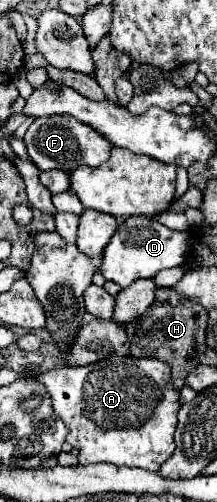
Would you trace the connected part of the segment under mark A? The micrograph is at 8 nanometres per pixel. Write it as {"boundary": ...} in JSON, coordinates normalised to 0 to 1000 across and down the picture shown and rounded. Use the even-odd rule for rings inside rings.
{"boundary":[[[507,709],[479,717],[452,717],[433,725],[406,729],[295,729],[267,737],[212,737],[184,745],[184,761],[203,761],[203,769],[221,773],[230,789],[240,789],[240,809],[258,817],[258,825],[295,837],[295,845],[313,845],[323,865],[304,873],[304,880],[323,880],[350,896],[359,896],[359,920],[369,924],[452,924],[452,920],[507,920],[535,928],[599,928],[599,932],[737,932],[802,900],[802,857],[820,845],[820,817],[829,817],[829,777],[802,773],[793,765],[793,745],[783,745],[783,729],[747,717],[710,717],[710,713],[618,713],[618,709]]]}

